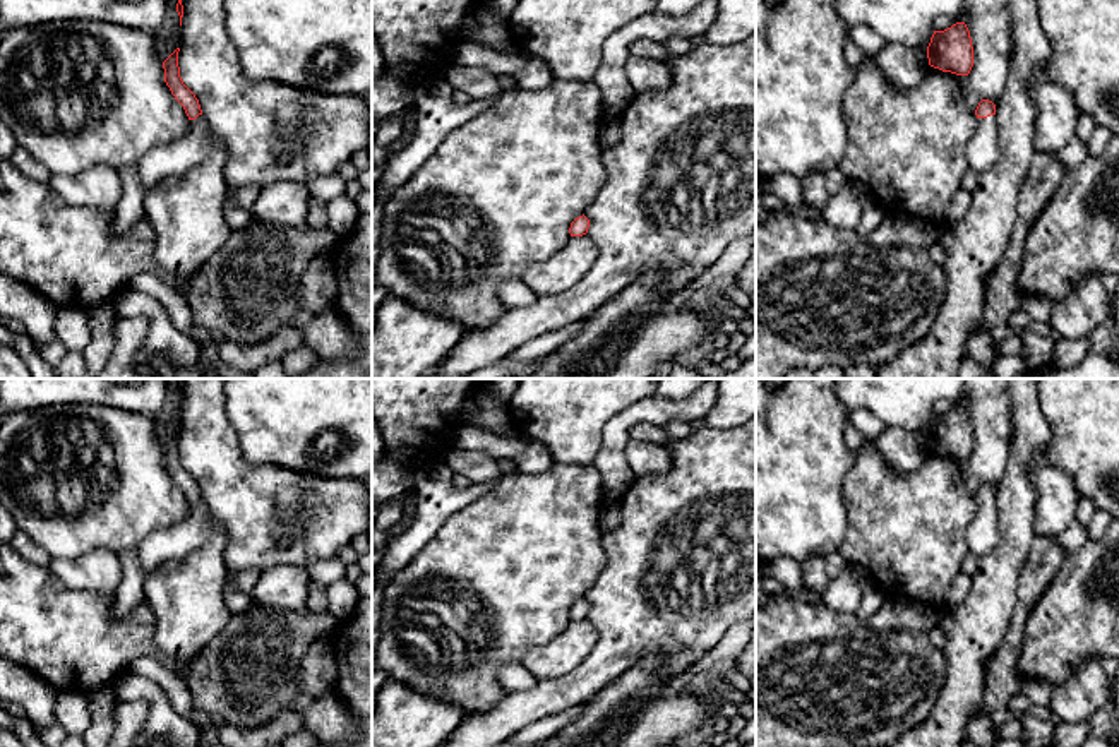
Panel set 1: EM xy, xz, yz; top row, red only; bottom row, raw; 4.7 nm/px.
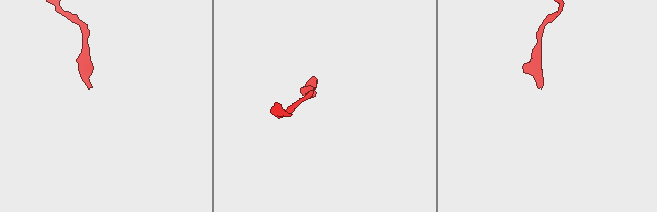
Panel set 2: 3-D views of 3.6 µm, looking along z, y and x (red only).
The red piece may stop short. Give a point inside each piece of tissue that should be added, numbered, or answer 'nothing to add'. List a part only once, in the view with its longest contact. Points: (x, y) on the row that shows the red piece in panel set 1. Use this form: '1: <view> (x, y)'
1: yz (982, 151)

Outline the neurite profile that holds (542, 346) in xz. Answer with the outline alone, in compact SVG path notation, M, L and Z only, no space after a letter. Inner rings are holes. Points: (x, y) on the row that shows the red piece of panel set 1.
M583 320L572 322L565 327L560 327L554 332L545 332L519 348L516 348L512 353L504 356L506 362L526 362L526 360L538 360L547 358L552 355L562 343L571 339L583 326Z

